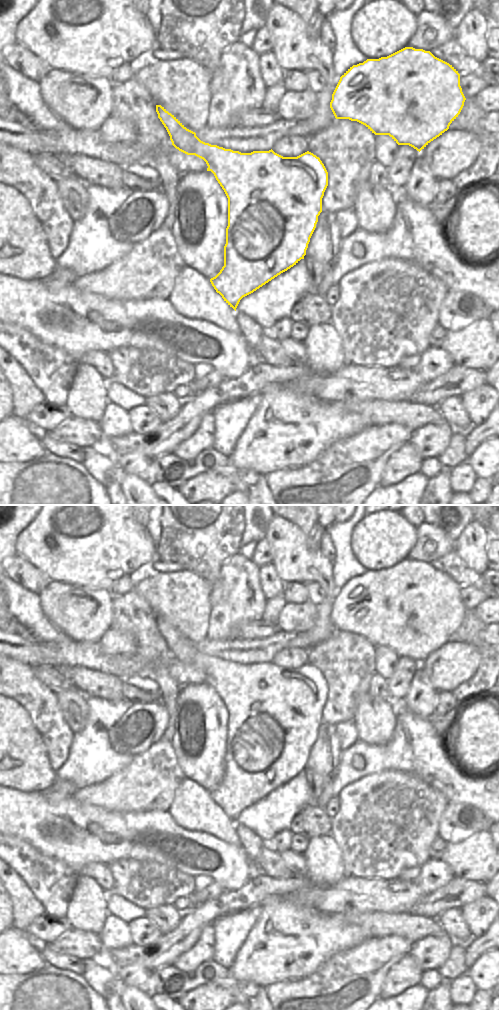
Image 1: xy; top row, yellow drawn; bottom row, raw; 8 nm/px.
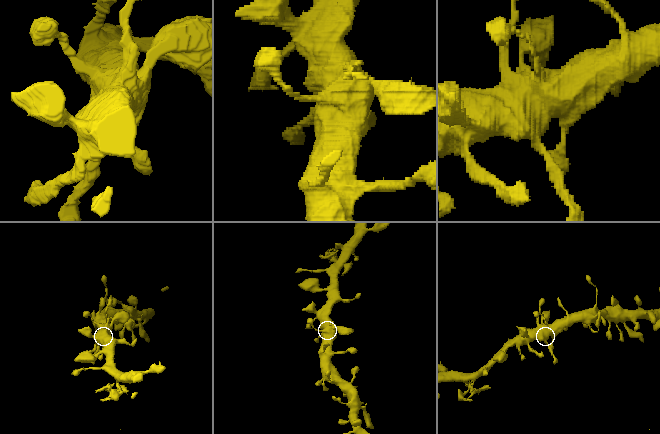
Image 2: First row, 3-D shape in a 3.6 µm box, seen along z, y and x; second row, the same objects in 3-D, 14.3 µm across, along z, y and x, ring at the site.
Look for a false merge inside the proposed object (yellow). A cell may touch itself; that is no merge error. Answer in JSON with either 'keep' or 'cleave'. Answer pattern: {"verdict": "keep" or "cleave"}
{"verdict": "keep"}

